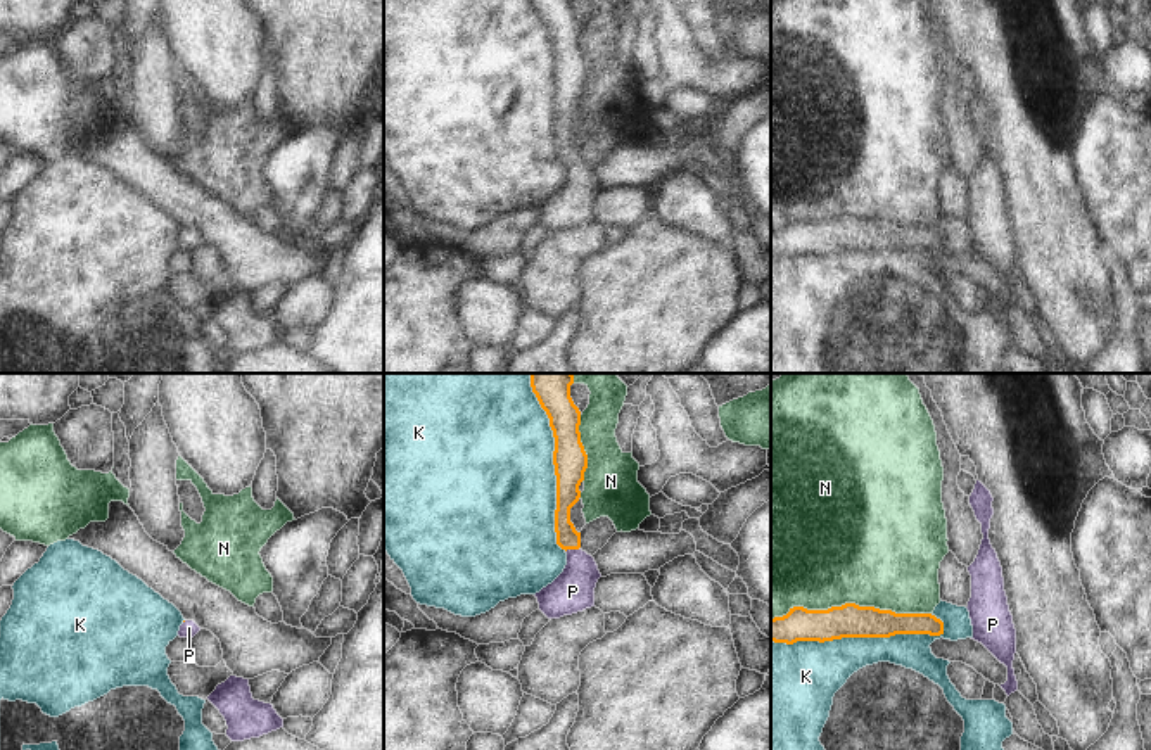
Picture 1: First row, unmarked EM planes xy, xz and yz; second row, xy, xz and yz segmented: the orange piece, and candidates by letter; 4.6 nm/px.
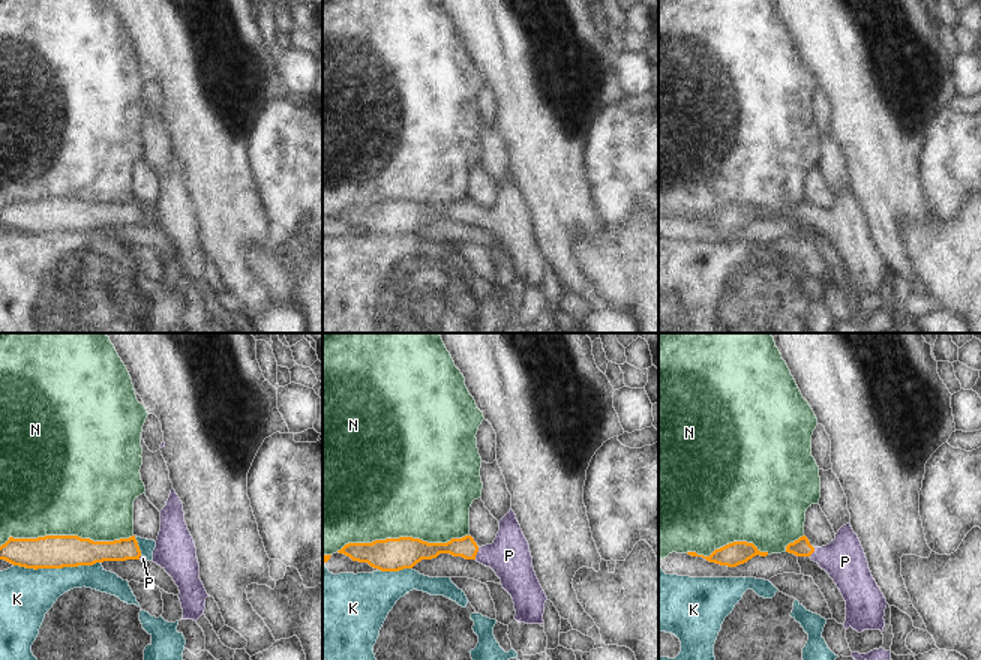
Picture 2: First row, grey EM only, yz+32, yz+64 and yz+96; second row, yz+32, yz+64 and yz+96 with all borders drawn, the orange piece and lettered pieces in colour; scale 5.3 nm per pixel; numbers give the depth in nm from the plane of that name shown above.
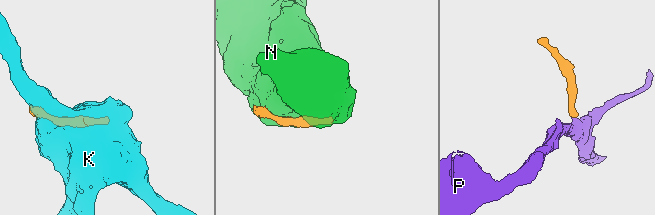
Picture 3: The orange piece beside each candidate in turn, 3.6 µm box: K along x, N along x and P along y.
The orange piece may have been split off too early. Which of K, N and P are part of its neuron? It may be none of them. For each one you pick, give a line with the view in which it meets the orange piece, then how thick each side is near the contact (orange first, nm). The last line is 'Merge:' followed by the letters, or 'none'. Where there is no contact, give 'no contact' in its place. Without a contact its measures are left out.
P: meets orange in xz; 110 nm thick on the orange side, 200 nm on the other
Merge: P

